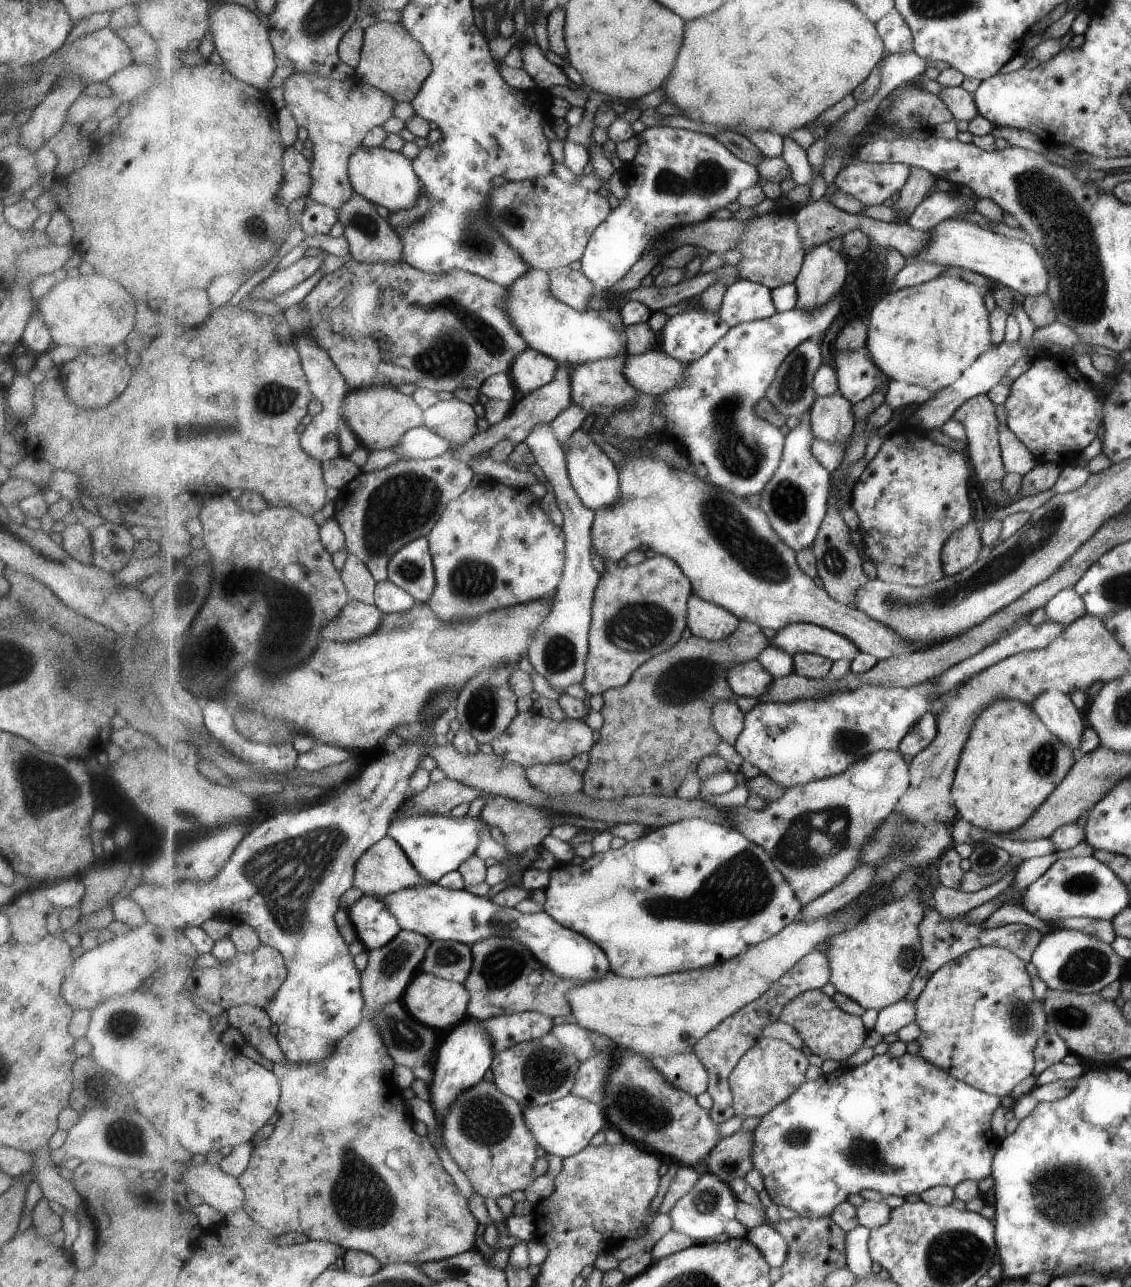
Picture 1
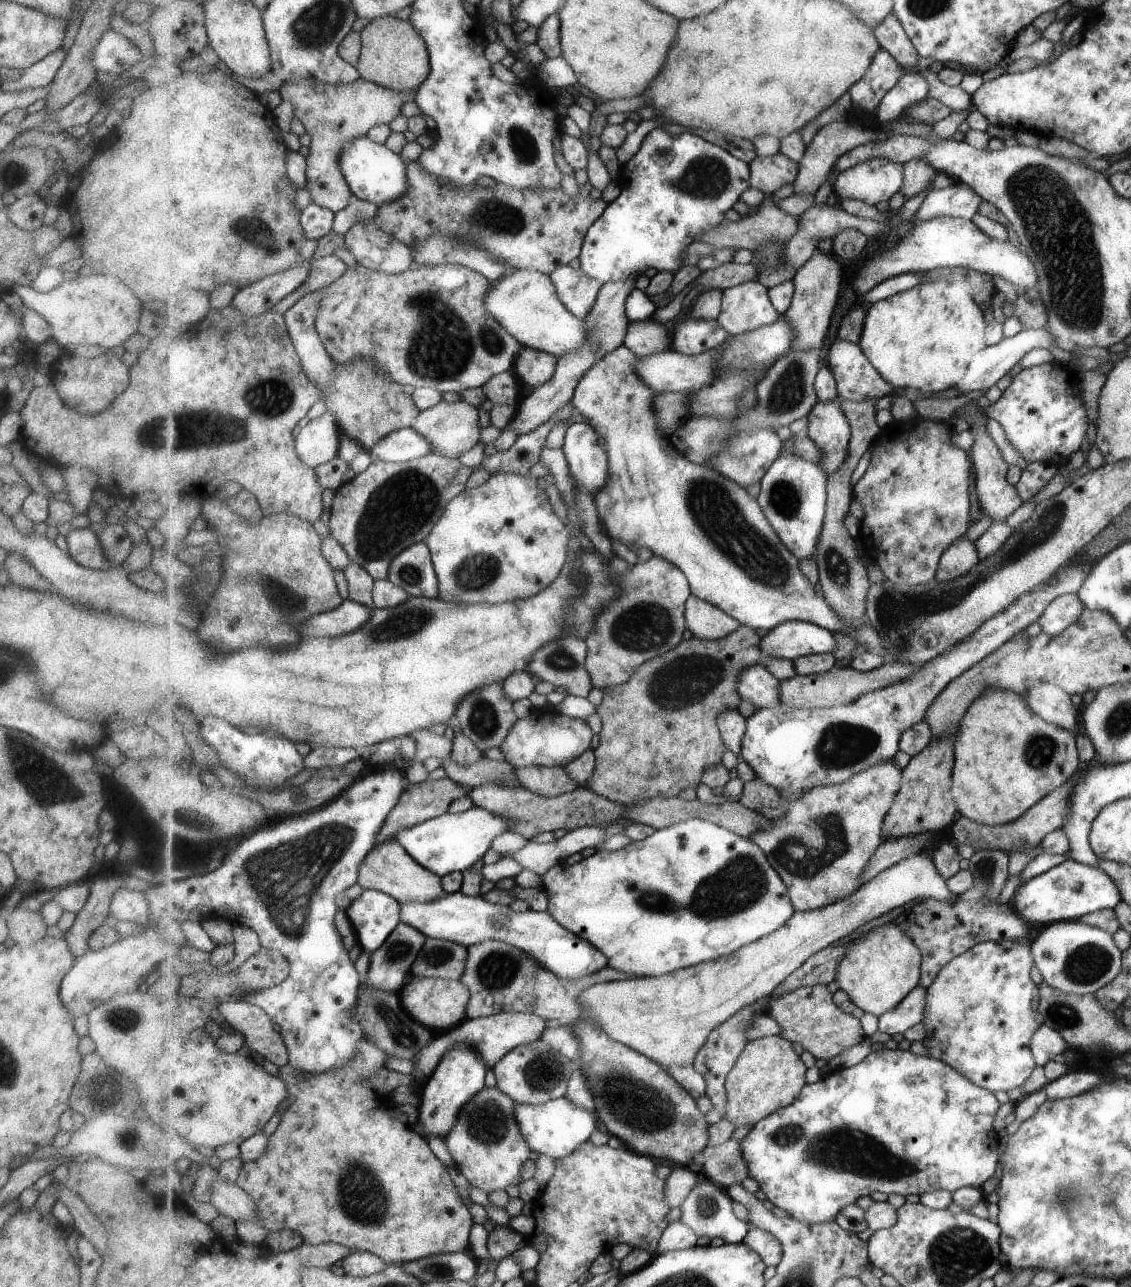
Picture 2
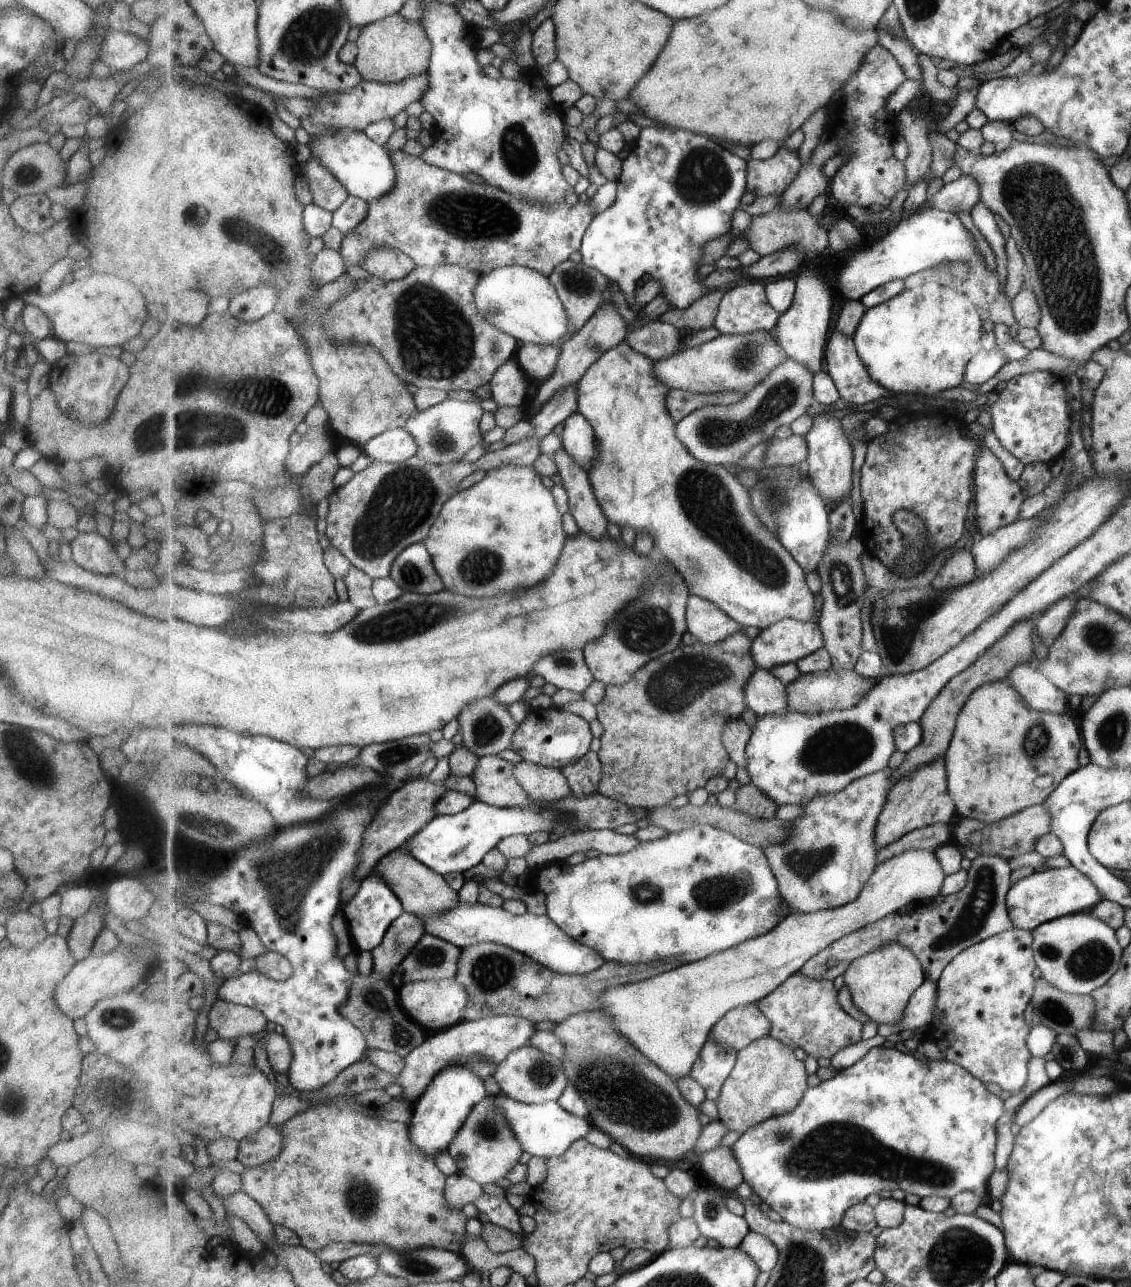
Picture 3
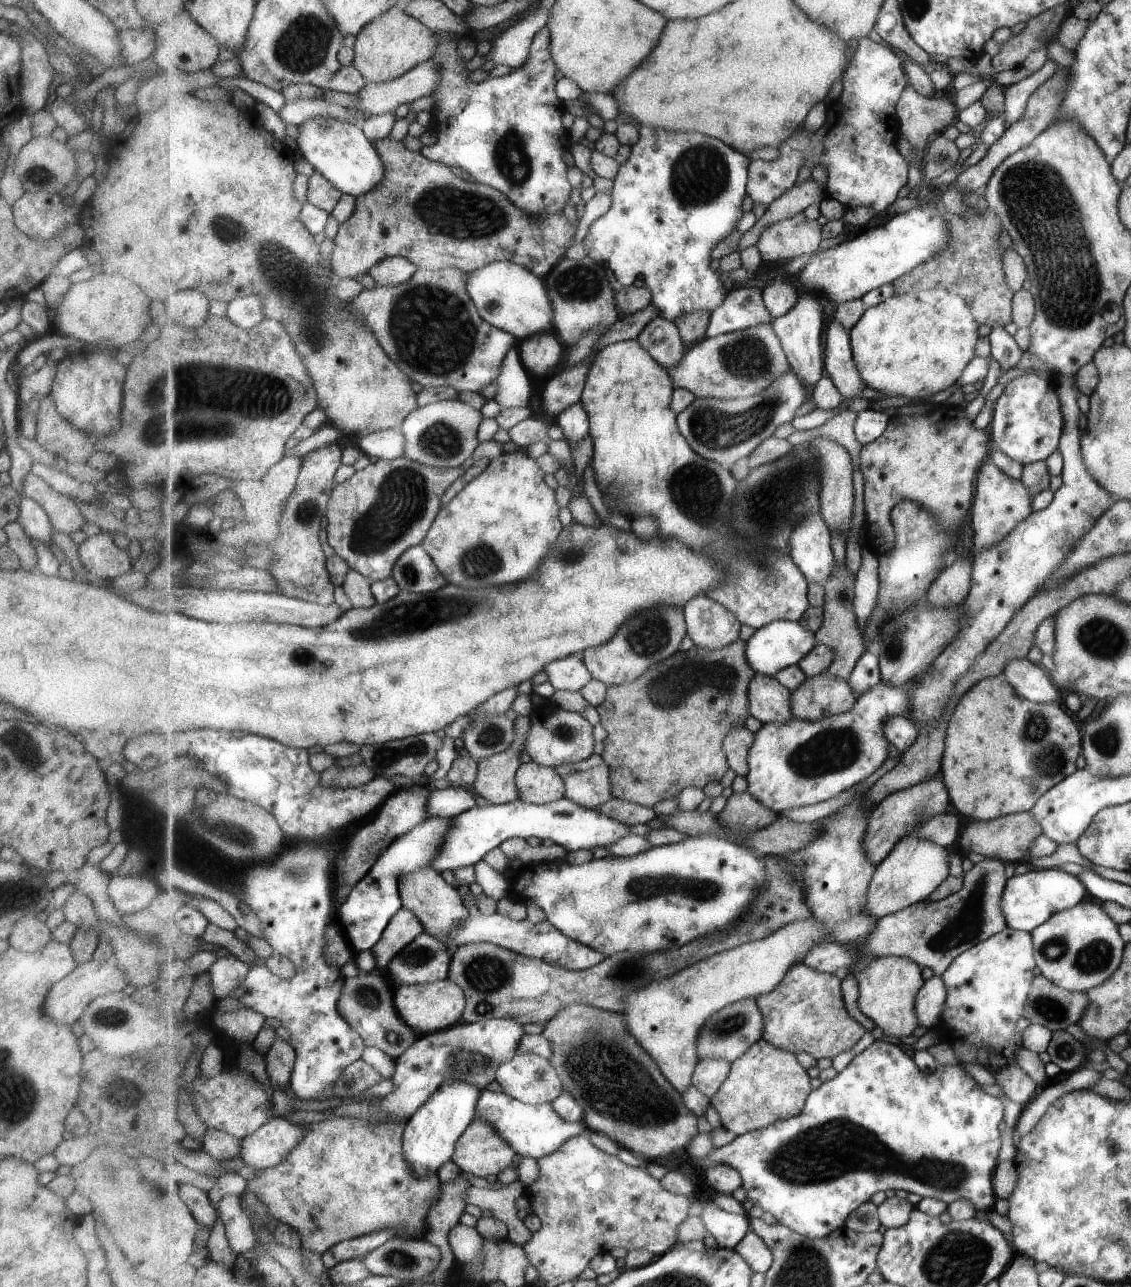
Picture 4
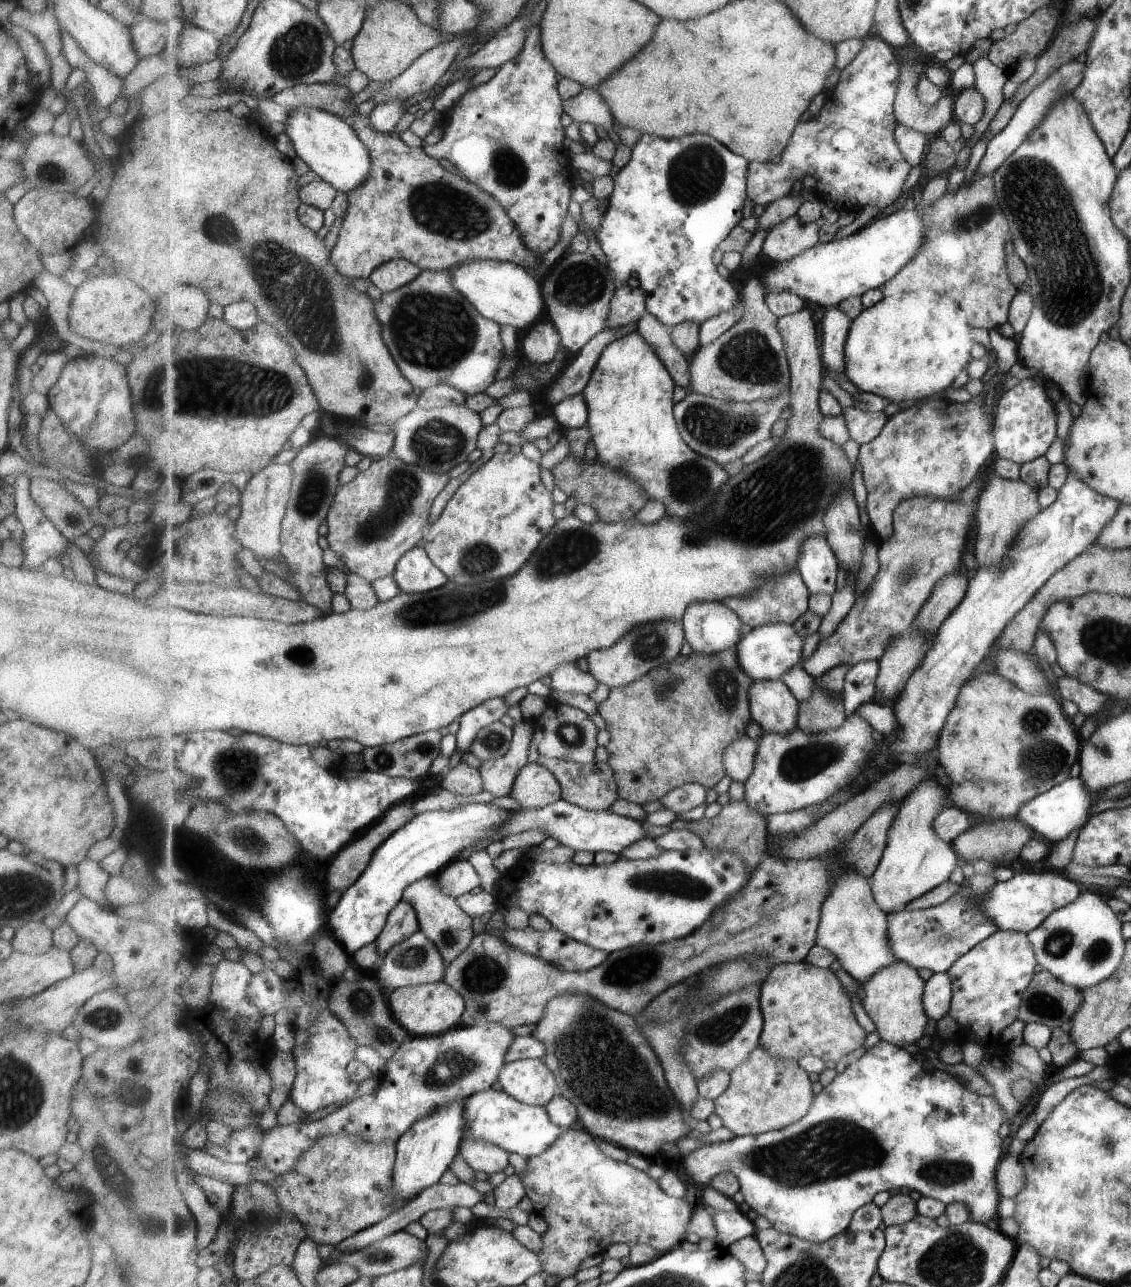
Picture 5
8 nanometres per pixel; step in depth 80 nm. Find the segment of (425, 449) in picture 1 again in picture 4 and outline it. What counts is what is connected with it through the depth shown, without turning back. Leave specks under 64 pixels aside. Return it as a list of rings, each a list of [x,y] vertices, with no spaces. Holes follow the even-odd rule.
[[[397,427],[369,433],[358,441],[358,446],[374,460],[394,459],[404,453],[405,441],[406,438]]]

